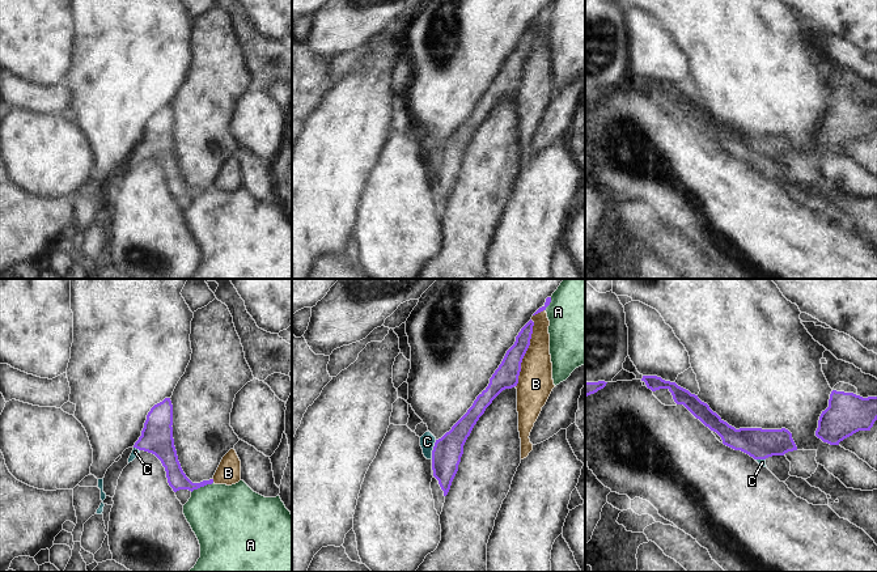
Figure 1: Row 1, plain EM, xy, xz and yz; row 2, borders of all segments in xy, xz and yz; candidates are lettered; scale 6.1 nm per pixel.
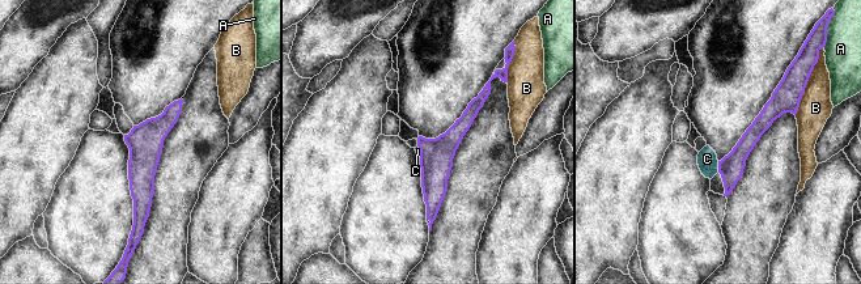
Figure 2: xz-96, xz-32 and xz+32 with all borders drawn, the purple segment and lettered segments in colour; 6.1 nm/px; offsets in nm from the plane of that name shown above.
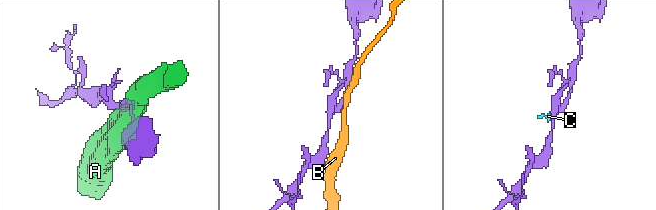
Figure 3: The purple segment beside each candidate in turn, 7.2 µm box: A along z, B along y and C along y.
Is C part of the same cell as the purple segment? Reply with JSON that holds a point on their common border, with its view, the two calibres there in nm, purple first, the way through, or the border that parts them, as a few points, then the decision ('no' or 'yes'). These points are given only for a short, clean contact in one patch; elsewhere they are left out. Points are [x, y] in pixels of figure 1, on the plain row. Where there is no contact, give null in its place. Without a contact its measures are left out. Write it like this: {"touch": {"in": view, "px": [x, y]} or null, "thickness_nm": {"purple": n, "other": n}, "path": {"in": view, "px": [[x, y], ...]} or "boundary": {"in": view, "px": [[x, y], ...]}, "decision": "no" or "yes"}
{"touch": {"in": "xz", "px": [433, 156]}, "thickness_nm": {"purple": 180, "other": 100}, "path": {"in": "xz", "px": [[447, 160], [433, 156], [427, 148]]}, "decision": "yes"}

